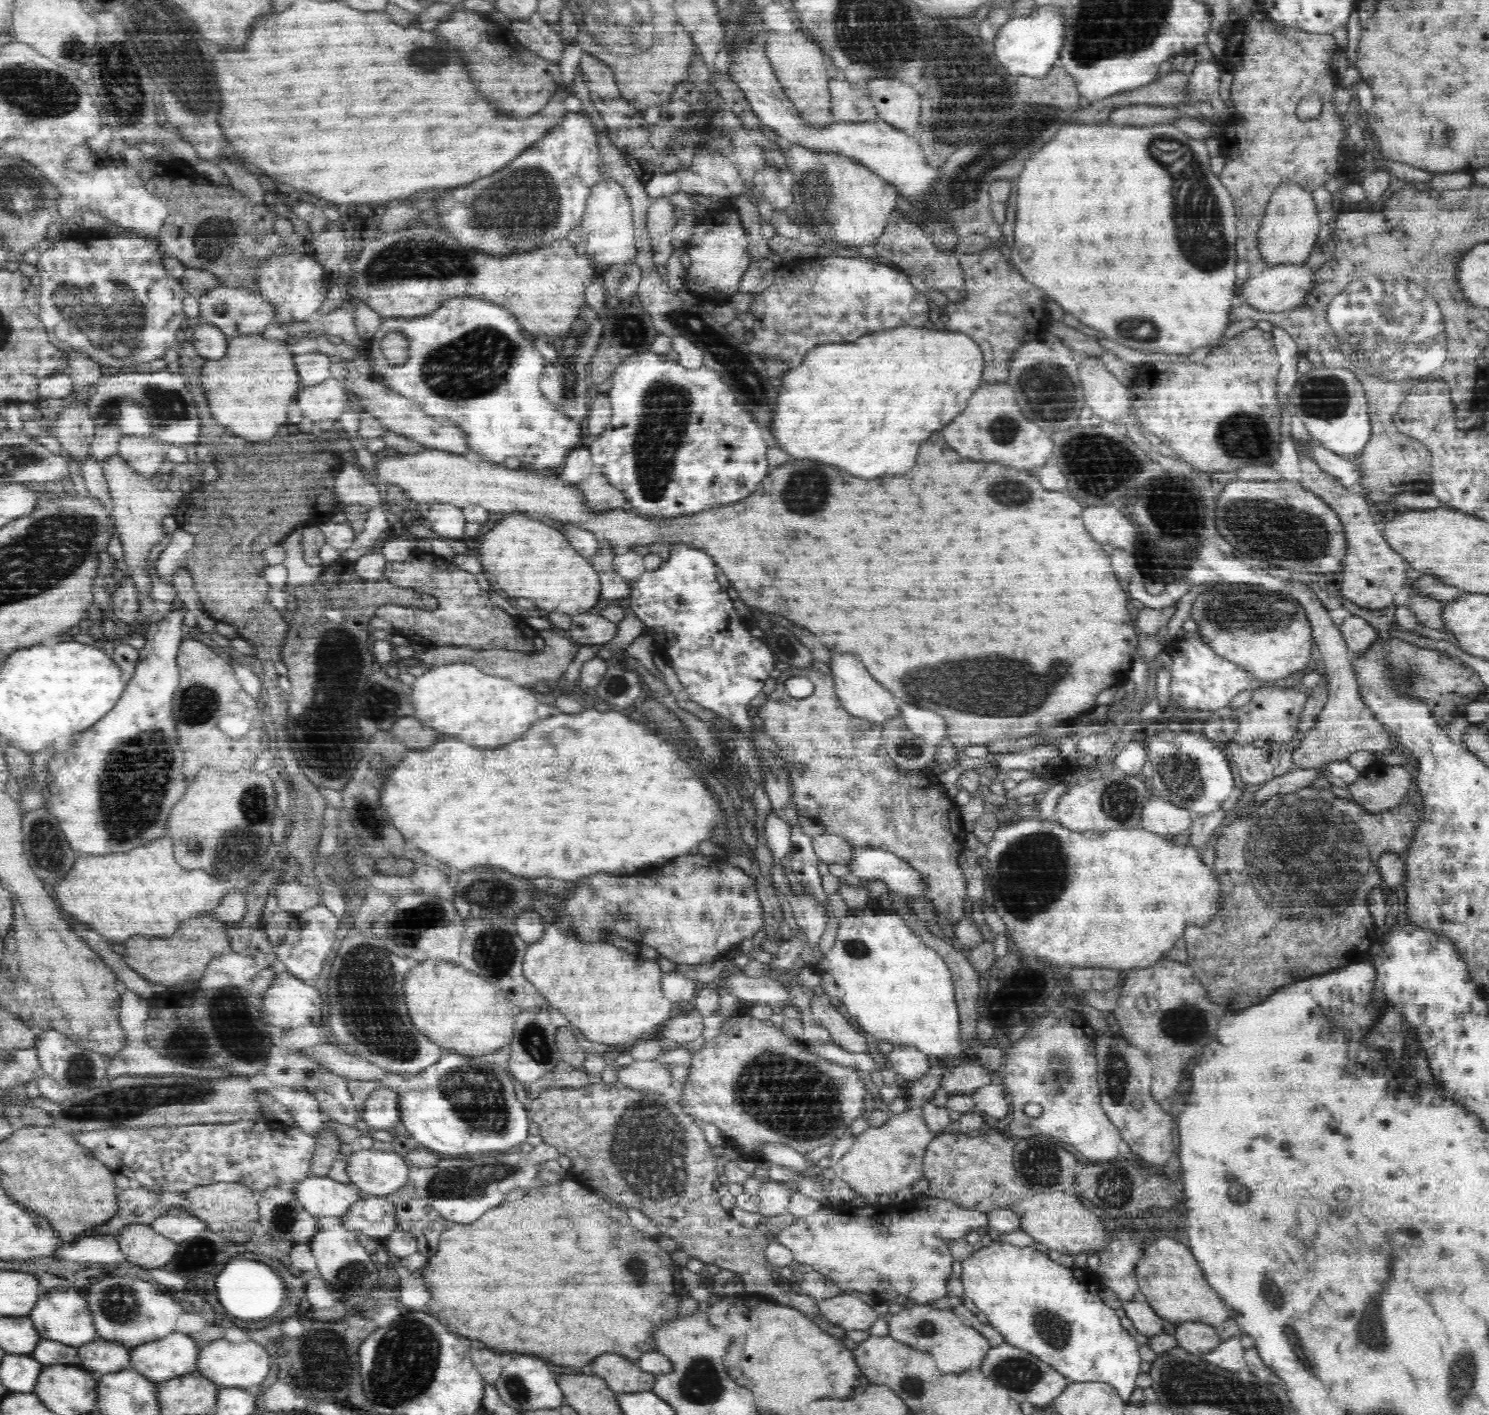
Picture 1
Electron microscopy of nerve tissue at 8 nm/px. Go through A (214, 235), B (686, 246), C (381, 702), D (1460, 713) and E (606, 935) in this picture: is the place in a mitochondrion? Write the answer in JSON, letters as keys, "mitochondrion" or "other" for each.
{"A":"mitochondrion","B":"other","C":"mitochondrion","D":"other","E":"other"}

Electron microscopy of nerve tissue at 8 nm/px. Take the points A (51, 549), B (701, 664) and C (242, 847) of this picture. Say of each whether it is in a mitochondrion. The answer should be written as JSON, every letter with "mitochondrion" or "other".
{"A":"mitochondrion","B":"other","C":"mitochondrion"}

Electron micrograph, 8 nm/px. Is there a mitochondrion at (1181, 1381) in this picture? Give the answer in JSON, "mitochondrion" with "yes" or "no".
{"mitochondrion":"yes"}

